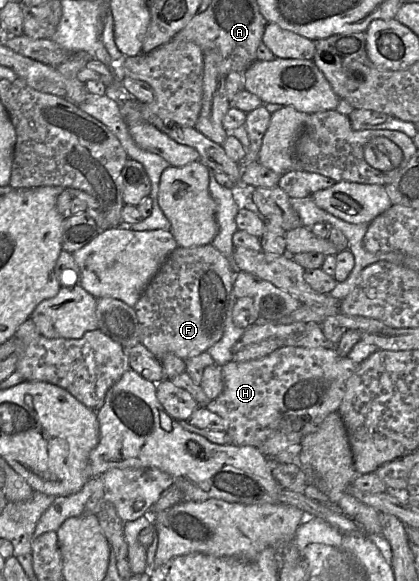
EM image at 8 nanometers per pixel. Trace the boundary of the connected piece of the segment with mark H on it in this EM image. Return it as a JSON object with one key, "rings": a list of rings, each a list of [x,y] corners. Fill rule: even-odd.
{"rings":[[[280,347],[260,359],[231,361],[222,365],[224,389],[205,408],[227,422],[227,433],[234,445],[259,447],[268,438],[281,432],[298,432],[306,436],[315,432],[330,413],[339,411],[347,382],[358,366],[348,356],[339,356],[335,347]]]}

